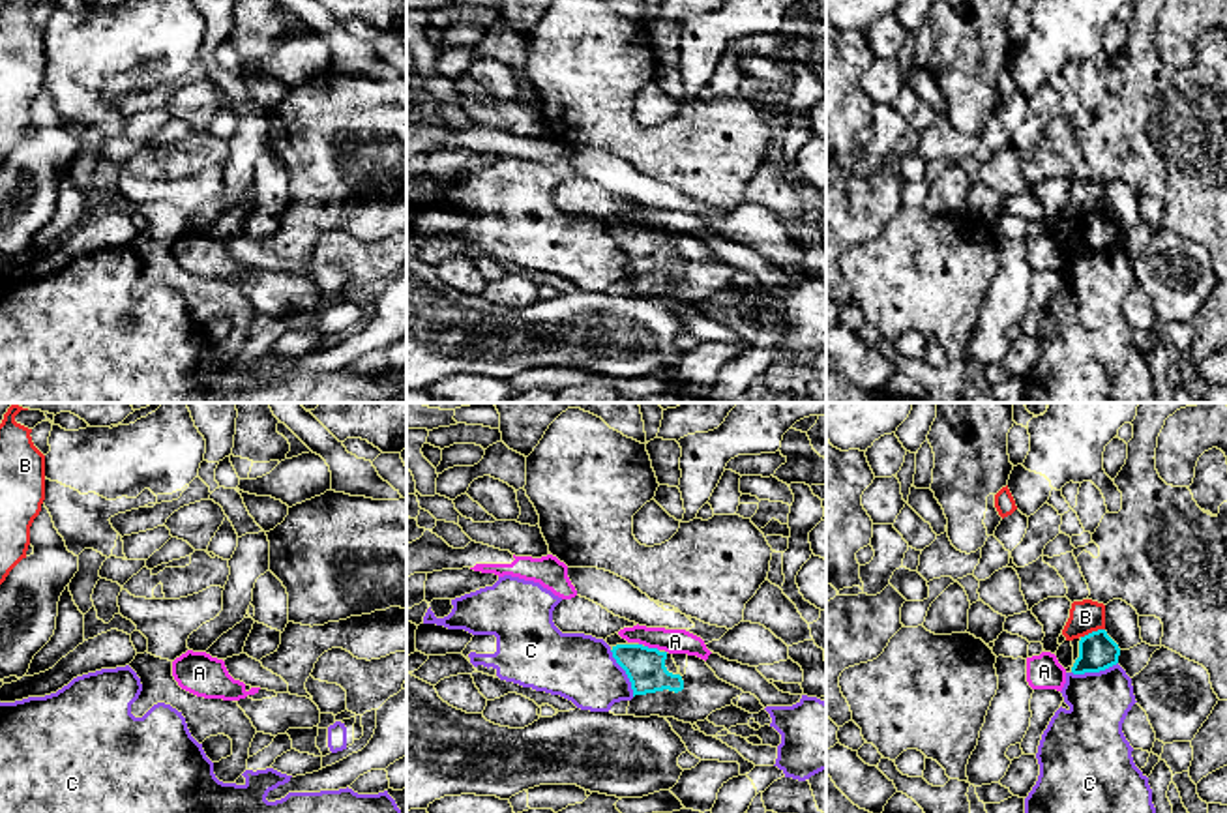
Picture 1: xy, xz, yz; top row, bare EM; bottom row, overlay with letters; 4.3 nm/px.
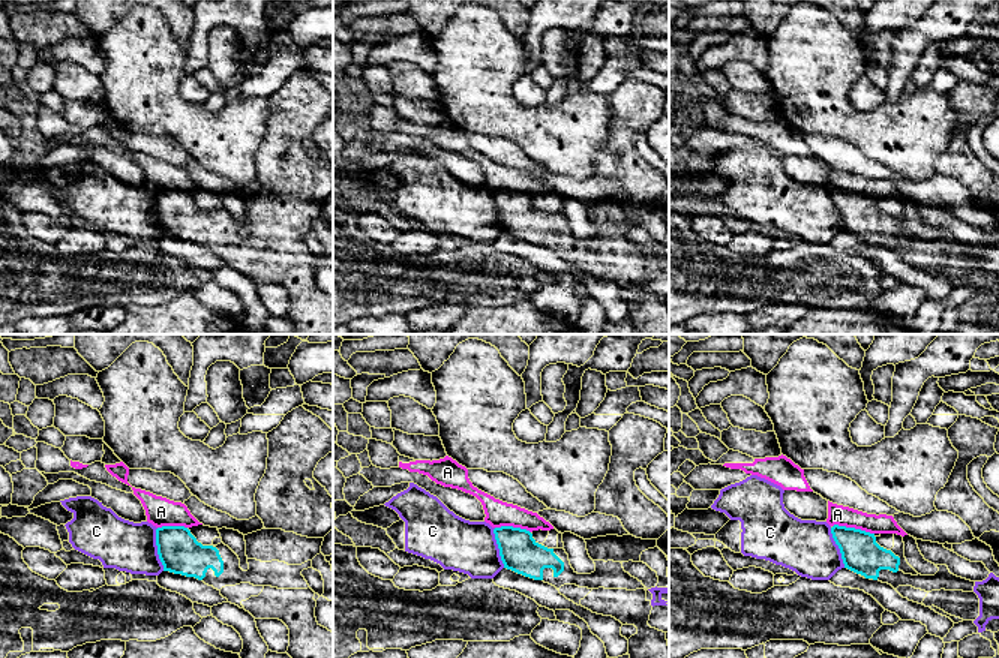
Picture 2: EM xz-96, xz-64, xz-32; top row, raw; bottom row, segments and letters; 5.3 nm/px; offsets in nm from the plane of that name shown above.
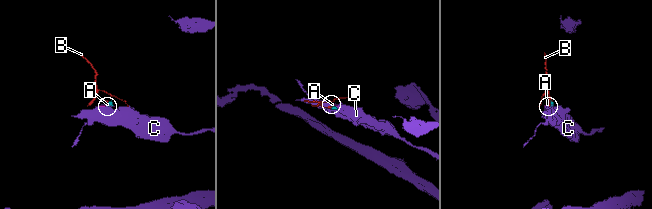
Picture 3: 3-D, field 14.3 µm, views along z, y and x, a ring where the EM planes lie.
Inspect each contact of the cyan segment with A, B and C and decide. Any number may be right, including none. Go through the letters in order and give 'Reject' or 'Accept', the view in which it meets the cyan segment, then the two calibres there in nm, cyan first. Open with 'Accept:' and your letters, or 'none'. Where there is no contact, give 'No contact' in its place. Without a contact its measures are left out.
Accept: none
A: Reject. Touches cyan in xz. Thickness 170 nm (cyan) against 110 nm
B: Reject. Touches cyan in yz. Thickness 160 nm (cyan) against 140 nm
C: Reject. Touches cyan in xz. Thickness 170 nm (cyan) against 300 nm

